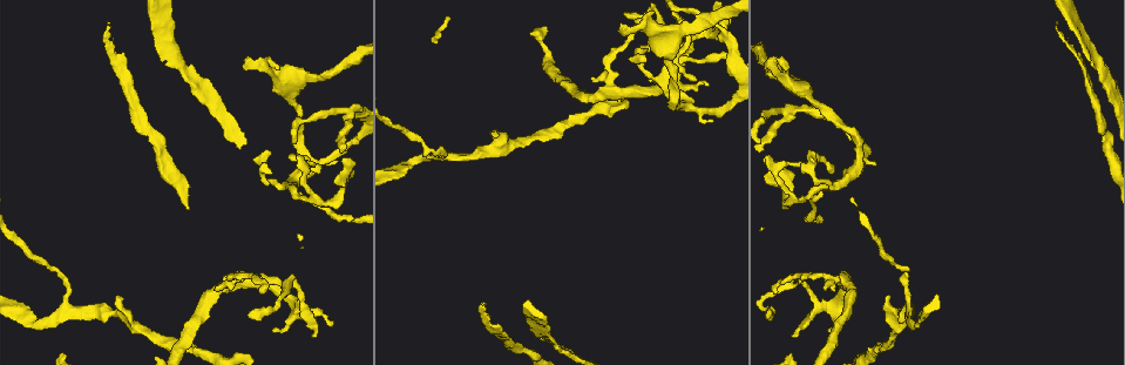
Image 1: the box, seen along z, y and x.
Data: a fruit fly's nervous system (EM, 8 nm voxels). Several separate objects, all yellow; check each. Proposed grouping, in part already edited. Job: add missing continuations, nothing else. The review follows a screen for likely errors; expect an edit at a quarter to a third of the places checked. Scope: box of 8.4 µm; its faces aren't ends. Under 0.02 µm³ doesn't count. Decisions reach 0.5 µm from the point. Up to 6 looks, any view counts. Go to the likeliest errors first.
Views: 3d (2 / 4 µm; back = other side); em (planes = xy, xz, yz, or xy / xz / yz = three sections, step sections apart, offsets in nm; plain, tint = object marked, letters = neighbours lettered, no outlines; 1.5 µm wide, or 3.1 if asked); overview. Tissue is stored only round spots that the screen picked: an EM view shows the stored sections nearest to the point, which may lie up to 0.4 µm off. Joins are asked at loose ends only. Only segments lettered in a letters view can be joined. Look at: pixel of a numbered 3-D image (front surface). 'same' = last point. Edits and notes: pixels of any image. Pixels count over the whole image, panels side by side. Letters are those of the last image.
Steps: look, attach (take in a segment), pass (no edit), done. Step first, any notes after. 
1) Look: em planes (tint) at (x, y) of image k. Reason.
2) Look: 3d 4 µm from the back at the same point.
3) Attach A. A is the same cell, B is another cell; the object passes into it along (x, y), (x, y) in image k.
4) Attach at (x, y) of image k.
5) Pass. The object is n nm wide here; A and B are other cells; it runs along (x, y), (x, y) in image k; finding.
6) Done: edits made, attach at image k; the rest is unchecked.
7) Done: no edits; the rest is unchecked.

Look: em planes (letters) at (833, 289) of image 1. Branch stops here.

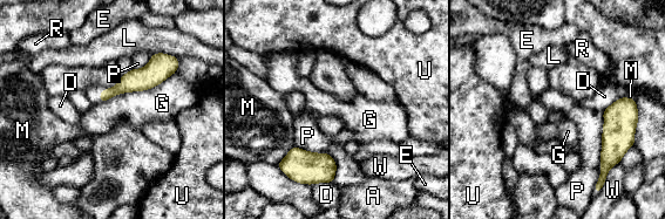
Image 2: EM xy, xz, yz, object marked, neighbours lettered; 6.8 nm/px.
Pass. The object is 120 nm wide here; the longest contact is with G, 550 nm; A, D, E, G, L, M, P, R, U and W are other cells; no lettered segment goes on from it.

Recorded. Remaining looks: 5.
Look: em xz step 4 (letters) at (620, 27) of image 1. Branch stops here.

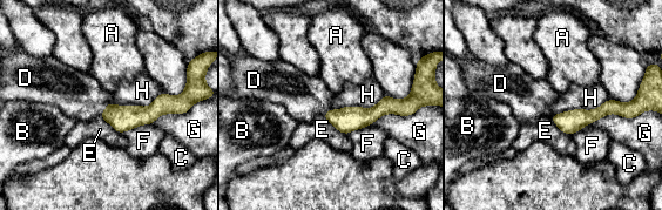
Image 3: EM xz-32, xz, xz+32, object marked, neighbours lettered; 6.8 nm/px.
Look: em planes (letters) at the same point.

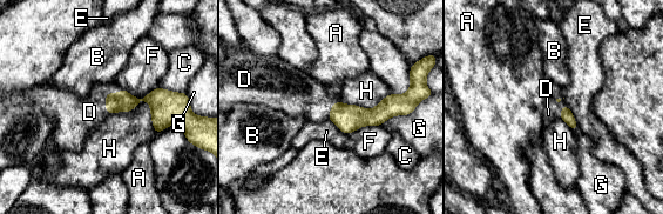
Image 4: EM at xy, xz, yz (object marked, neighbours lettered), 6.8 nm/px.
Attach D. D is the same cell, A, B, C, E, F, G and H are other cells; the object passes into it along (347, 118), (330, 112), (298, 94) in image 4; the neuron continues.

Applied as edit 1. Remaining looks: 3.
Look: em planes (letters) at (794, 334) of image 1. Thin end.

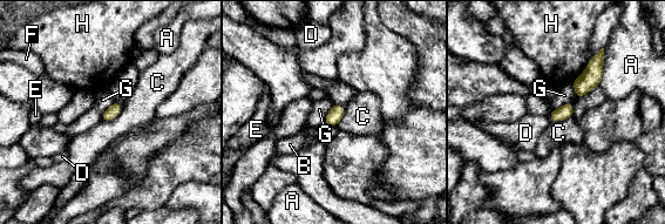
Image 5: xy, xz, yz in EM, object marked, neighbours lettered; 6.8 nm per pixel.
Pass. The longest contact is with A, 260 nm; A, B, C, D, E, F, G and H are other cells; a border runs along (572, 103), (563, 103), (550, 113) in image 5; none of them fits.

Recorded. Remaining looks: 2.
Done: edits made, attach at image 4; the rest is unchecked.

